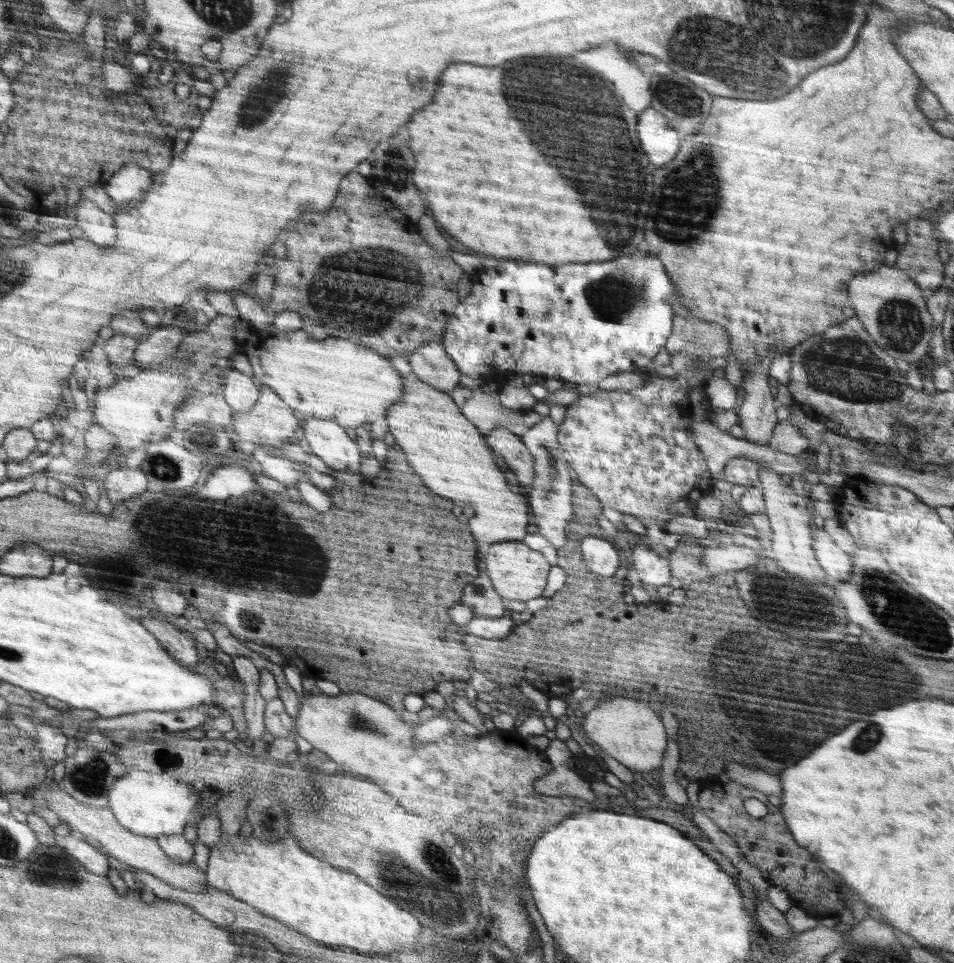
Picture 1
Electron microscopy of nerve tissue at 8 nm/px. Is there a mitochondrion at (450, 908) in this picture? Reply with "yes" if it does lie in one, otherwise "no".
yes

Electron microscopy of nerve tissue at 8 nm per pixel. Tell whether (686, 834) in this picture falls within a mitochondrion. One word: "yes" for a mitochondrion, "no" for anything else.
no

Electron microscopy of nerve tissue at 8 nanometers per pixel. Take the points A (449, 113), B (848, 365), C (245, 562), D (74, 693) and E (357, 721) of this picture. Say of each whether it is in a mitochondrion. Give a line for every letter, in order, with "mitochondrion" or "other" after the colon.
A: other
B: mitochondrion
C: mitochondrion
D: other
E: mitochondrion

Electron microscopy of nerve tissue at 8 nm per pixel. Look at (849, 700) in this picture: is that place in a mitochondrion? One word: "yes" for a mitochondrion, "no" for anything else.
yes

